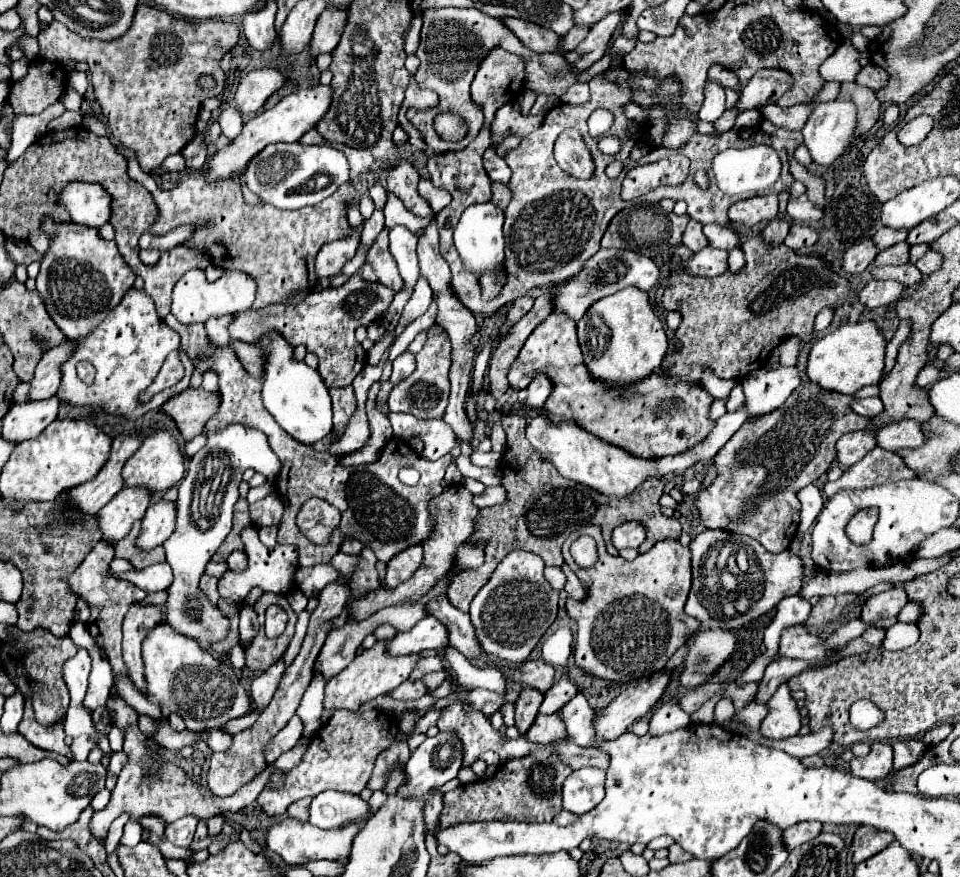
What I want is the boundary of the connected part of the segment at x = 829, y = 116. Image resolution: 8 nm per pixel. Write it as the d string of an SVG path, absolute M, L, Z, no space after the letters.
M828 101L828 103L818 103L812 111L812 115L808 117L804 129L802 129L802 137L804 137L804 145L810 151L810 157L816 165L832 165L836 163L836 159L842 157L842 153L848 149L852 135L854 135L854 127L856 127L856 107L850 101Z

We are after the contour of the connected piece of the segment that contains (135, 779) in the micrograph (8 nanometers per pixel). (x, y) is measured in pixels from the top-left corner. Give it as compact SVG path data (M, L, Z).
M110 695L108 701L106 701L106 707L108 707L108 713L110 713L112 727L118 727L118 729L124 731L124 753L128 755L128 763L124 765L124 769L118 775L118 783L116 783L116 789L112 791L112 799L110 799L108 807L102 809L102 811L96 811L92 821L90 821L90 831L98 839L106 837L108 827L112 825L112 821L124 811L128 811L132 815L132 821L140 821L140 817L144 817L144 815L156 815L156 817L162 817L168 823L172 823L174 819L186 817L186 815L192 815L196 819L206 821L210 817L218 817L218 815L238 813L238 811L242 811L244 807L248 807L248 805L252 805L256 801L256 797L262 793L268 779L276 771L286 773L286 771L294 769L302 759L302 751L306 751L306 743L300 741L294 749L280 755L278 761L274 761L272 765L266 765L266 769L262 773L258 773L248 785L238 789L234 795L216 797L206 787L202 787L200 783L190 779L172 761L164 759L156 749L150 749L146 745L146 735L138 727L138 713L120 695Z

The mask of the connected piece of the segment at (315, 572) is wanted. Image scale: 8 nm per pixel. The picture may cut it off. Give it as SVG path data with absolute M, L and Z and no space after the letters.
M330 563L300 567L294 575L294 585L304 597L320 597L322 589L340 579L340 571L336 571Z

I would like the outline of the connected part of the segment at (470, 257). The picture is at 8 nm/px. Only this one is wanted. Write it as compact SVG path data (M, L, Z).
M476 203L470 205L456 229L454 229L454 245L464 261L470 261L470 271L476 271L478 277L484 275L484 269L496 269L498 265L504 267L504 237L502 237L502 223L504 215L502 209L498 209L492 203Z

